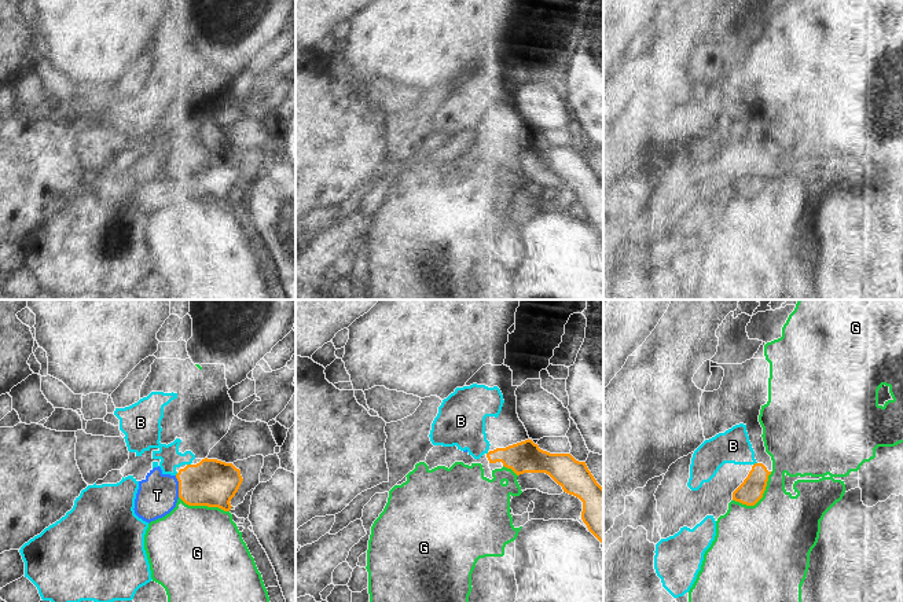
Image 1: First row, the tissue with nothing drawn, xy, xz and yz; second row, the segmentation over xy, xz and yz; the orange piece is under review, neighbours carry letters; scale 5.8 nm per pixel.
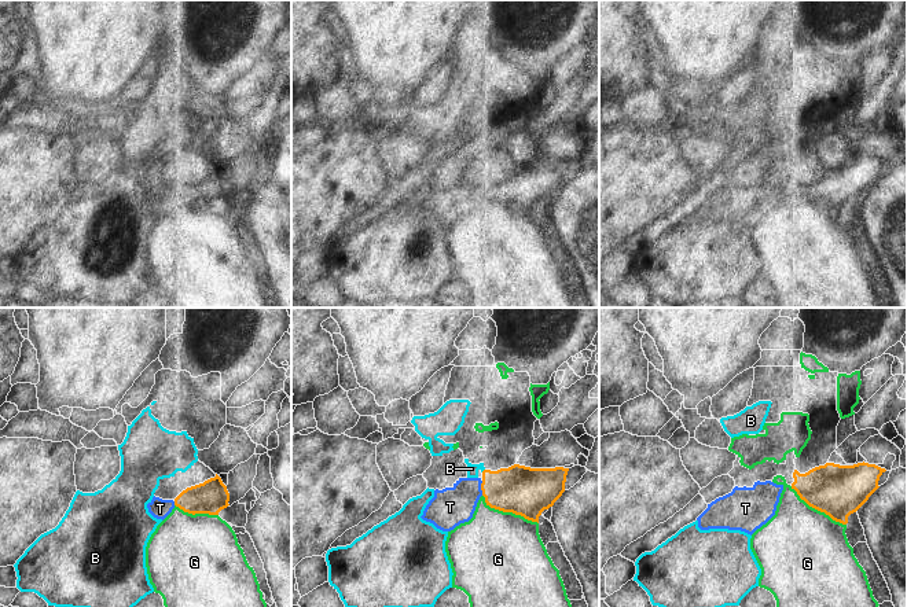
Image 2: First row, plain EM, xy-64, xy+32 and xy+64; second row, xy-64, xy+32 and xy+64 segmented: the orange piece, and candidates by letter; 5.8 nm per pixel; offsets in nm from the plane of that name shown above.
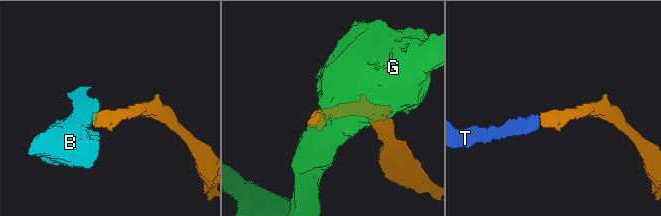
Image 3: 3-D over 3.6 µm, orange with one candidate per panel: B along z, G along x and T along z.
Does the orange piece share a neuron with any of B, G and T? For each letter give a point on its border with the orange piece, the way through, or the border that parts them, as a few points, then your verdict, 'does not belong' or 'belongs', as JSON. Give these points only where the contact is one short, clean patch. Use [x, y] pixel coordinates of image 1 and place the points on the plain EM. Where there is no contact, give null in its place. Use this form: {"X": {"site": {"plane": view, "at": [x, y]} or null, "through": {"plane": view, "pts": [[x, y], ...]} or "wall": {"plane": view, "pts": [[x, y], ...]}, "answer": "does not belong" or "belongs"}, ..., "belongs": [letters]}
{"B": {"site": {"plane": "xy", "at": [188, 157]}, "wall": {"plane": "xy", "pts": [[187, 155], [190, 157]]}, "answer": "does not belong"}, "G": {"site": {"plane": "yz", "at": [759, 191]}, "answer": "does not belong"}, "T": {"site": {"plane": "xy", "at": [179, 179]}, "answer": "belongs"}, "belongs": ["T"]}

